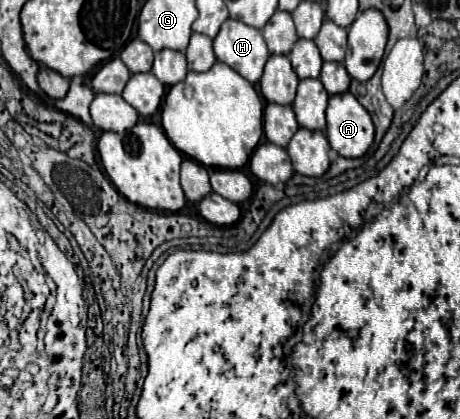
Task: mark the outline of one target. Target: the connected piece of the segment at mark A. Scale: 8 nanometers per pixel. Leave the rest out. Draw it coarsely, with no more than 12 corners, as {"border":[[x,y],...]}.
{"border":[[344,91],[326,109],[326,137],[342,157],[362,157],[374,123]]}

